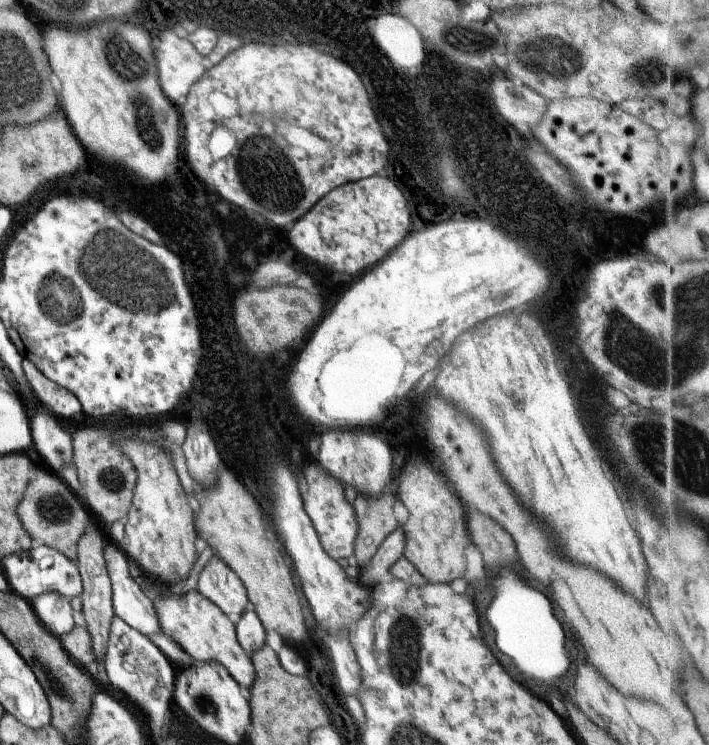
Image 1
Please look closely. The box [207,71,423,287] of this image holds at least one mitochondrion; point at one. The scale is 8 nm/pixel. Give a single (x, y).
(265, 173)

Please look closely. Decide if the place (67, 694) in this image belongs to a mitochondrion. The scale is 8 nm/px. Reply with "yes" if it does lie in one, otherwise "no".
yes

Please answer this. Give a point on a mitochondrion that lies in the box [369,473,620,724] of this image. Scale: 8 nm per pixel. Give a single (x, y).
(406, 648)

